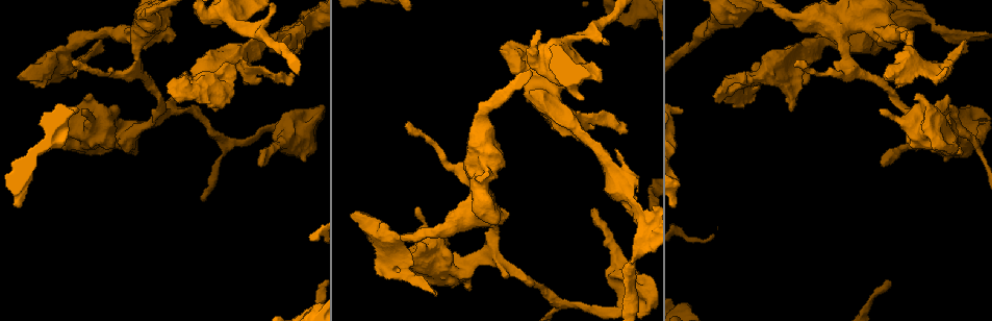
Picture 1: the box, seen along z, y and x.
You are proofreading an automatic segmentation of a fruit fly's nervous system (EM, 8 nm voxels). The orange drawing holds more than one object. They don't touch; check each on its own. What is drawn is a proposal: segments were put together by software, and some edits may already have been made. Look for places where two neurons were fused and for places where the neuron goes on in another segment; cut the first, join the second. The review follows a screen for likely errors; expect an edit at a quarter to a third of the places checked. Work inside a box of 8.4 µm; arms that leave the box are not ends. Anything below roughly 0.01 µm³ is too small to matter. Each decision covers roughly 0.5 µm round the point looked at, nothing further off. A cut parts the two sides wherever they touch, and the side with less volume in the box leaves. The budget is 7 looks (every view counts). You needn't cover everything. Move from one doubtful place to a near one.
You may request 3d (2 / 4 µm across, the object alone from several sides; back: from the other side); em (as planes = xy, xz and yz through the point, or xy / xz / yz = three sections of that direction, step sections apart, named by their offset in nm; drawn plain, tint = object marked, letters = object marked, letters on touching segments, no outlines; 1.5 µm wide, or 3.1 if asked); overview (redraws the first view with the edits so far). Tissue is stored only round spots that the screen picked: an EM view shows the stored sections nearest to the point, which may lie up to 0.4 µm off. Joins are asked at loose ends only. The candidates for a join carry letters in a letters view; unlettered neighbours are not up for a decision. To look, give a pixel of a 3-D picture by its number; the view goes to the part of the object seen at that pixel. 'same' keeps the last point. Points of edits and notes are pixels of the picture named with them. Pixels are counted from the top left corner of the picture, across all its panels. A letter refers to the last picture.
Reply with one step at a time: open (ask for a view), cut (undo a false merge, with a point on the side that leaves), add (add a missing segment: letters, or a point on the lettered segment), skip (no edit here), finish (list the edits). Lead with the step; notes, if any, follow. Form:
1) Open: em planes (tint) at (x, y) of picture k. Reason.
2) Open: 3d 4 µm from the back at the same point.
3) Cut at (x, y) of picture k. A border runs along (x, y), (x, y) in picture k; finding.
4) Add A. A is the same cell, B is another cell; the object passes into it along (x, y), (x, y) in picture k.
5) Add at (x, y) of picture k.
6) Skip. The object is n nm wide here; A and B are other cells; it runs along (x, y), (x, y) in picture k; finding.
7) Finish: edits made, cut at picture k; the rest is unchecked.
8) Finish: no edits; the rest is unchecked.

Open: 3d 4 µm at (351, 214) of picture 1. Free end.

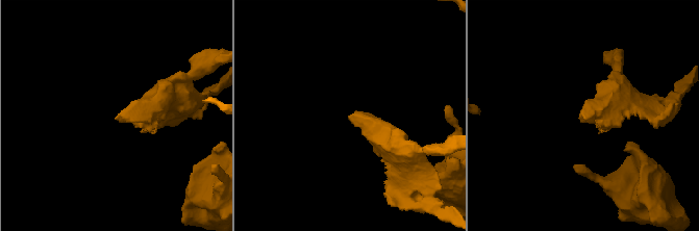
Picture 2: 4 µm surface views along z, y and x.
Open: em planes (tint) at (117, 119) of picture 2. Shape alone is not enough.

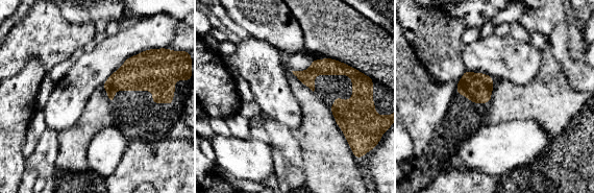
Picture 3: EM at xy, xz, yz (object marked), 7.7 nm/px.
Open: em planes (letters) at the same point.

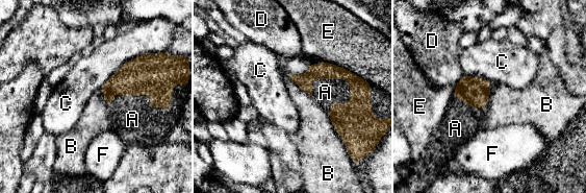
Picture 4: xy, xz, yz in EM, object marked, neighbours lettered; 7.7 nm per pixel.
Add at (325, 92) of picture 4. A is the same cell, B, C, D, E and F are other cells; the object passes into it along (359, 89), (337, 78), (325, 92) in picture 4; the neuron continues.

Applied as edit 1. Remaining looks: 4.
Open: overview. Redraw.

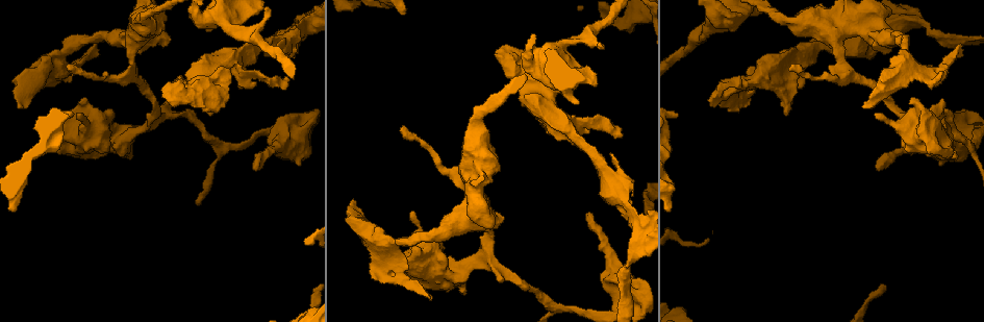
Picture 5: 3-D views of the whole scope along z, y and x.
Open: 3d 2 µm from the back at (97, 45) of picture 5. Free end.

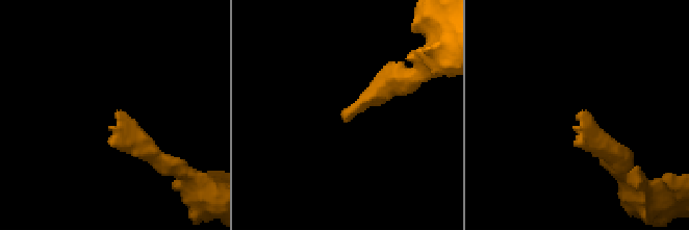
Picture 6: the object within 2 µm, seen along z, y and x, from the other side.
Open: em yz step 4 (letters) at (115, 112) of picture 6. Need the tissue.

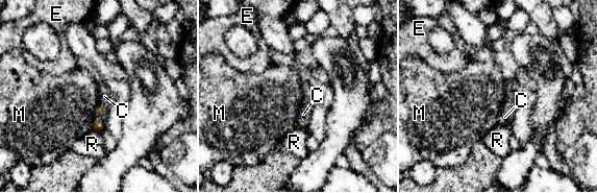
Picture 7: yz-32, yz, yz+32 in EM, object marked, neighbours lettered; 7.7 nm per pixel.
Open: em planes (letters) at the same point.

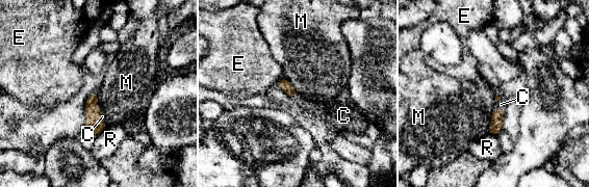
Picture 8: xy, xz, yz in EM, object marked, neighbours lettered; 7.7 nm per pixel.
Add at (501, 104) of picture 8. The longest contact is with M, 220 nm; C is the same cell, E, M and R are other cells; the neuron continues.

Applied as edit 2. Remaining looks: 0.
Finish: edits made, add at picture 4, add at picture 8; the rest is unchecked.

